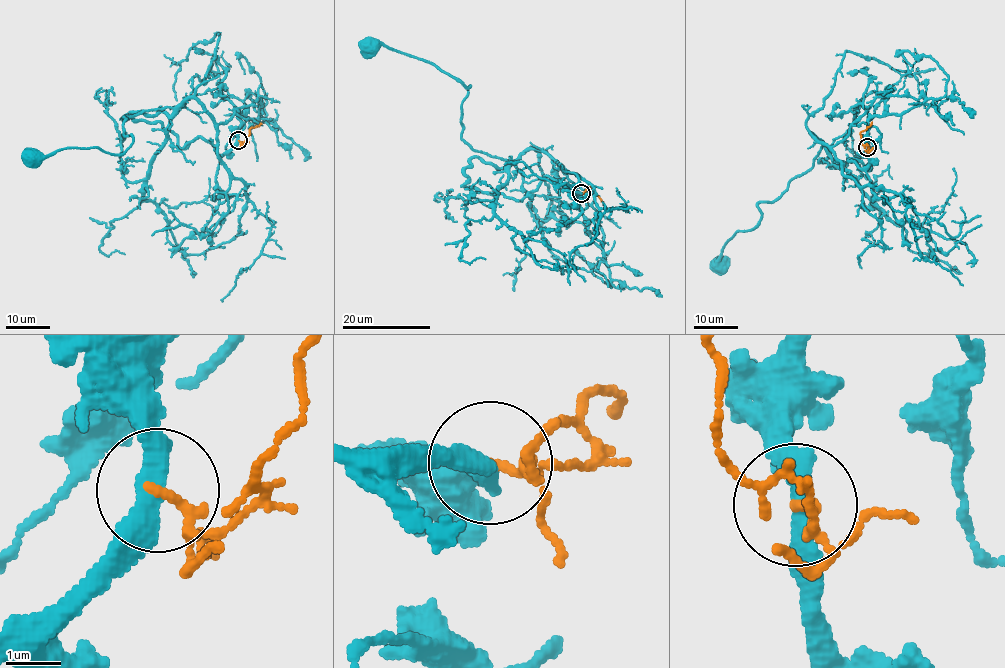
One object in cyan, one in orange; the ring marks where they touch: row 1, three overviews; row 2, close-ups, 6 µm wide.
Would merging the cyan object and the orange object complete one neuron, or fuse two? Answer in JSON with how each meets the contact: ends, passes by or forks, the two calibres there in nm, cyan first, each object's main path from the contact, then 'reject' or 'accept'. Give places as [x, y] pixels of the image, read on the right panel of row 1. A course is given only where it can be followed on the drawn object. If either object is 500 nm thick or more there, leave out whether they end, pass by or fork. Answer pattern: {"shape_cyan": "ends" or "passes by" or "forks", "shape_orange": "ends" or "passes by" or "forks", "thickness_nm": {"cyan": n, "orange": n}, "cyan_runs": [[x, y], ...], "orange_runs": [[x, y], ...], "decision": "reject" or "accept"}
{"shape_cyan": "passes by", "shape_orange": "passes by", "thickness_nm": {"cyan": 380, "orange": 120}, "cyan_runs": [[867, 146], [859, 103], [847, 131], [773, 201], [757, 203], [761, 219], [728, 240], [720, 266]], "orange_runs": [[867, 147], [861, 142], [860, 133], [872, 121]], "decision": "reject"}

